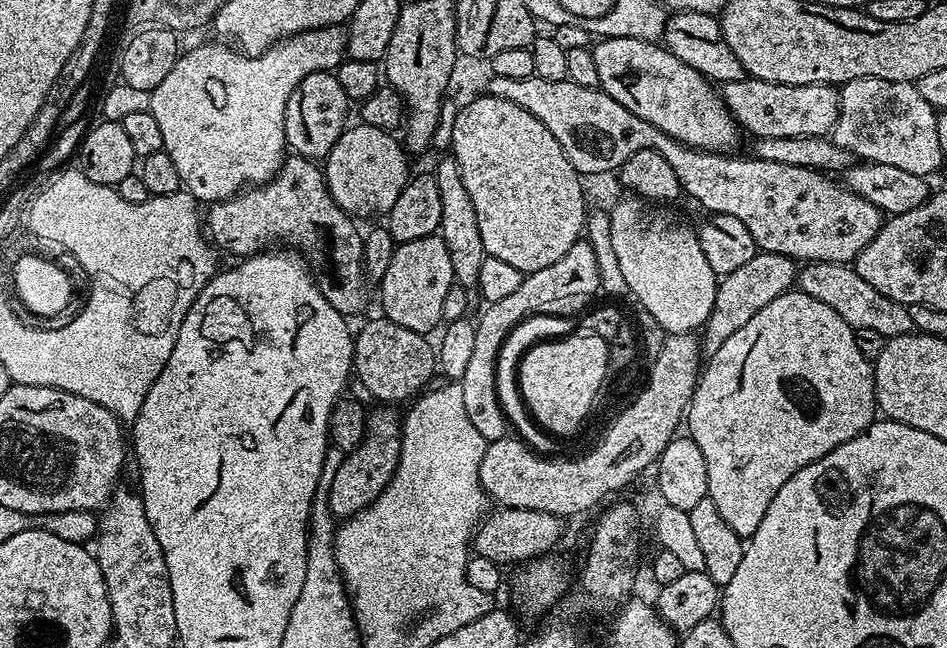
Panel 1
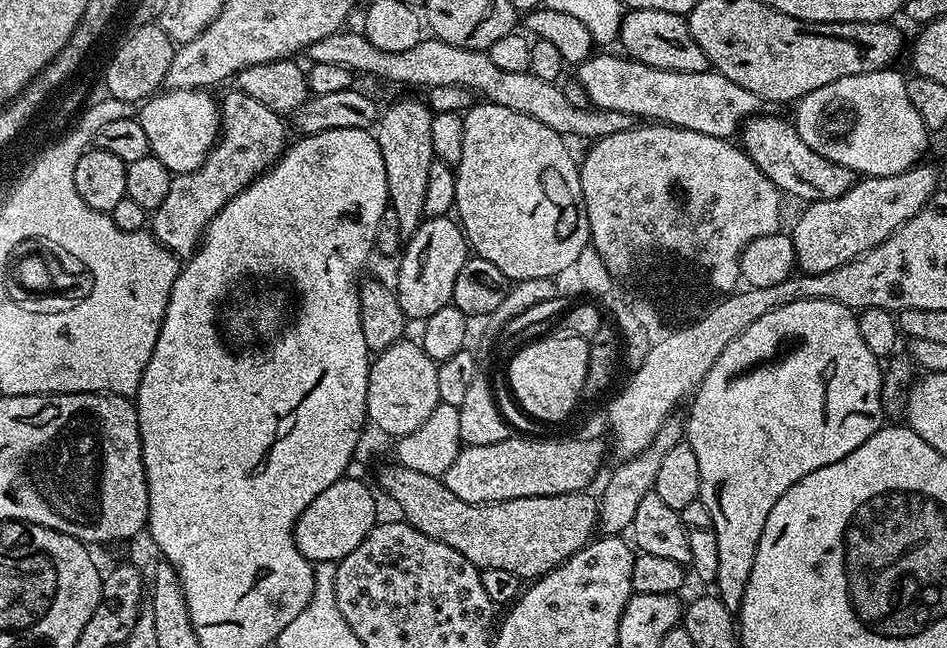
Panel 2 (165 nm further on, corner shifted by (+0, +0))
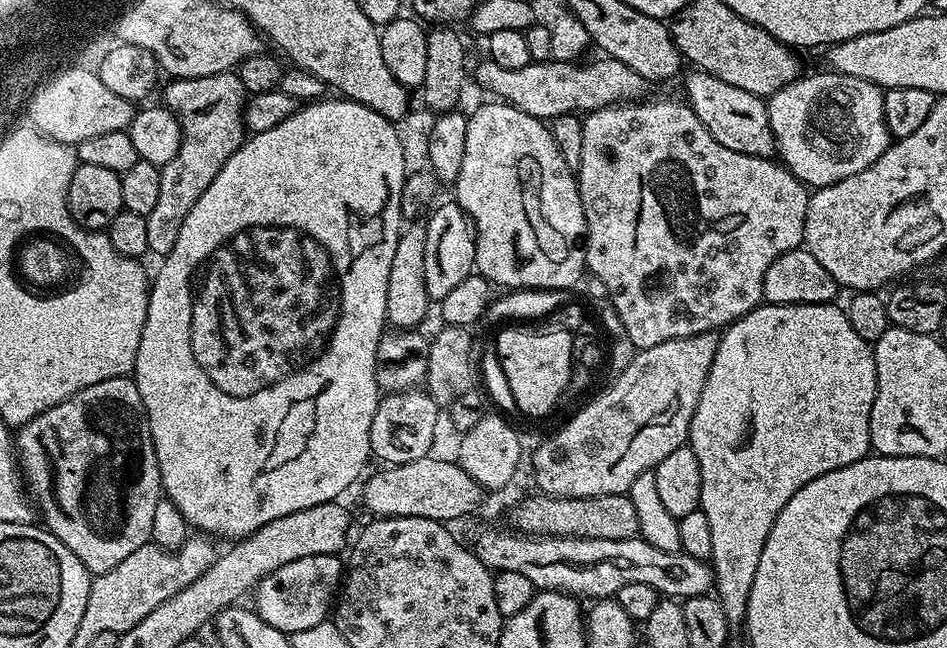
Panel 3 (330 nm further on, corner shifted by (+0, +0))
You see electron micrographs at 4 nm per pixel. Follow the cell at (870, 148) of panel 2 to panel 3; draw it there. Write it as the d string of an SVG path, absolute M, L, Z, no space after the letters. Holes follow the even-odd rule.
M823 70L824 72L816 72L813 76L808 74L801 75L800 79L790 82L782 90L778 90L774 95L767 97L768 117L770 118L770 130L776 139L776 150L779 159L789 172L794 173L802 183L811 186L813 189L825 188L834 182L838 182L842 178L850 178L850 174L858 174L862 170L866 170L866 166L870 166L874 161L884 153L890 143L890 133L884 117L884 92L874 82L866 82L862 78L850 78L846 74L838 74L831 70Z

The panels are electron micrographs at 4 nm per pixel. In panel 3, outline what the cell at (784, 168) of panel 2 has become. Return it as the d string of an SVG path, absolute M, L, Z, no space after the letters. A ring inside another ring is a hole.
M692 70L686 76L683 80L688 107L694 110L694 114L698 114L702 126L706 126L706 130L714 134L714 139L726 146L726 150L769 158L777 155L765 97L750 94L750 90L738 90L738 86L730 86L730 82L722 82L722 78L714 78L714 74L709 72Z

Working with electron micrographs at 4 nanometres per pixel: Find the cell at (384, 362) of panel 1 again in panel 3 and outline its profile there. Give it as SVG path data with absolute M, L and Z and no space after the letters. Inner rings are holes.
M427 391L389 392L374 410L374 422L370 422L370 446L372 456L385 465L405 464L429 455L436 440L436 423L442 420L442 408Z

